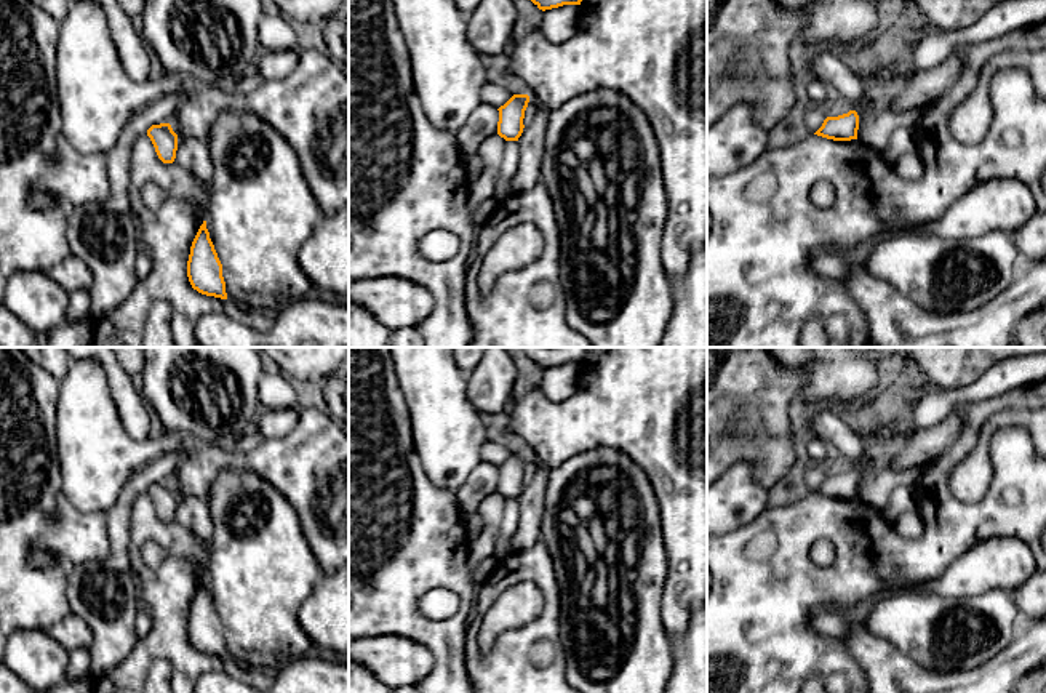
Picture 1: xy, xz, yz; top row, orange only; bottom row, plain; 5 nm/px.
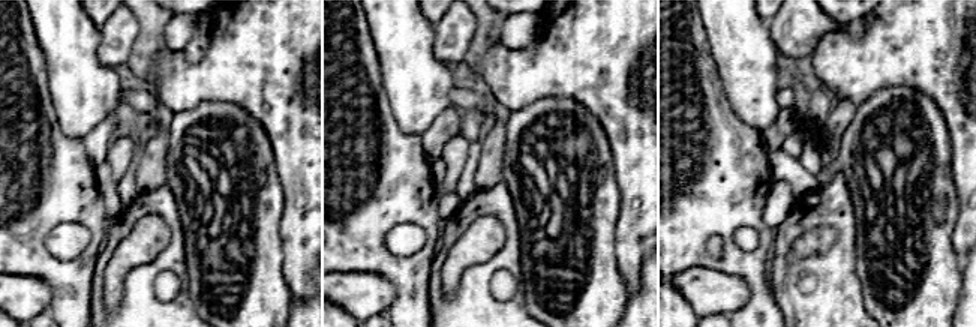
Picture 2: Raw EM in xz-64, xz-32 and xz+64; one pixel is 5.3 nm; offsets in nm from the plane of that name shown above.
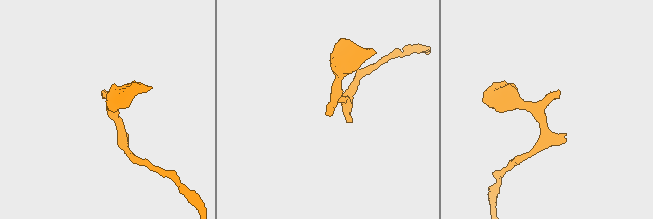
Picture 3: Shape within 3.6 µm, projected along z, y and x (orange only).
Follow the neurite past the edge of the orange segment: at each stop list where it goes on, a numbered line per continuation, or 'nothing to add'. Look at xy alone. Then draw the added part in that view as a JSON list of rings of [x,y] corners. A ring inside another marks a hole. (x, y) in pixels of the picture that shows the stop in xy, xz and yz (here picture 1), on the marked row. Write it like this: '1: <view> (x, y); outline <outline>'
nothing to add

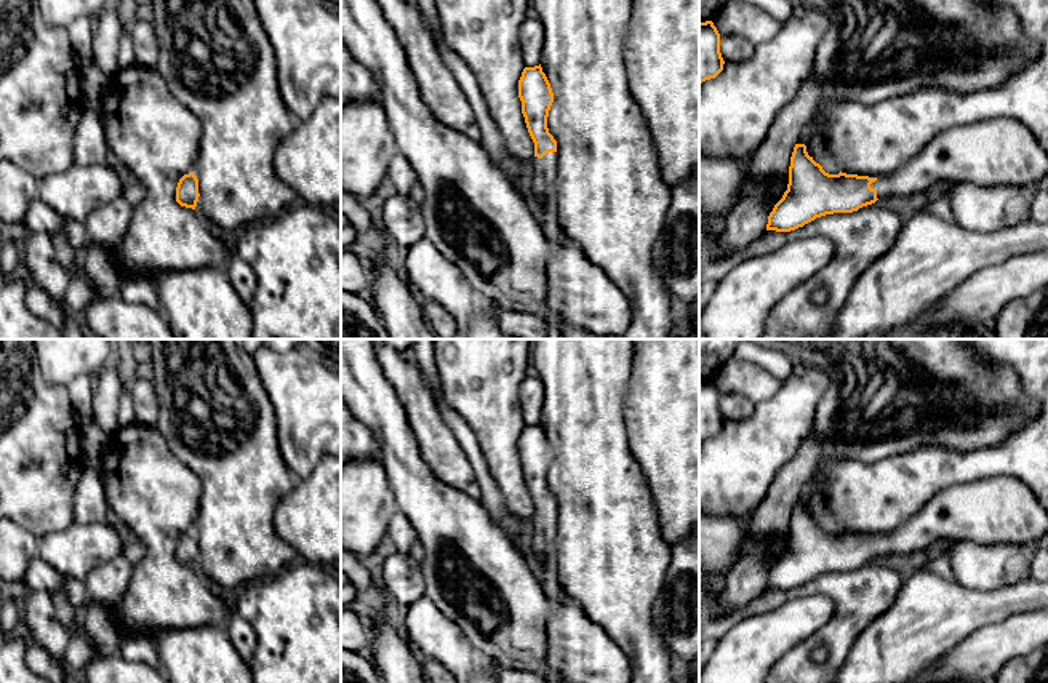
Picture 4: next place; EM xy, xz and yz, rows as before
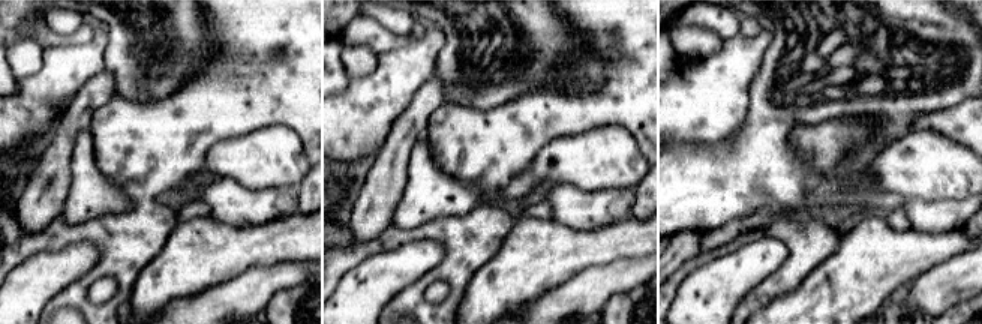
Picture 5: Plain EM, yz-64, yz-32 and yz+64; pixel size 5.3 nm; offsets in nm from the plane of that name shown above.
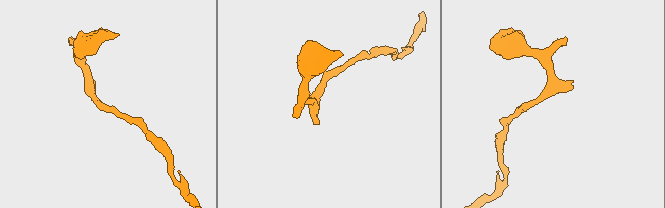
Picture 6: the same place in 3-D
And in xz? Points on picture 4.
1: xz (580, 293); outline [[[557,152],[534,157],[533,192],[547,214],[549,258],[547,298],[544,304],[568,326],[590,334],[622,336],[632,322],[629,298],[582,250],[565,240],[554,219],[554,182],[557,178]]]

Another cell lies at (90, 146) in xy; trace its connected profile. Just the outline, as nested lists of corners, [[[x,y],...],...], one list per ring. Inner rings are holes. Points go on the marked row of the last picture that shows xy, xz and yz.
[[[85,106],[83,115],[74,134],[74,163],[107,163],[109,155],[110,149],[104,133],[102,114],[99,109]]]

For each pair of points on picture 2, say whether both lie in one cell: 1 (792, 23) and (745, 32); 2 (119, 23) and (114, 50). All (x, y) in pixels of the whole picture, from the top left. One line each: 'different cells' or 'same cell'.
1: different cells
2: same cell

